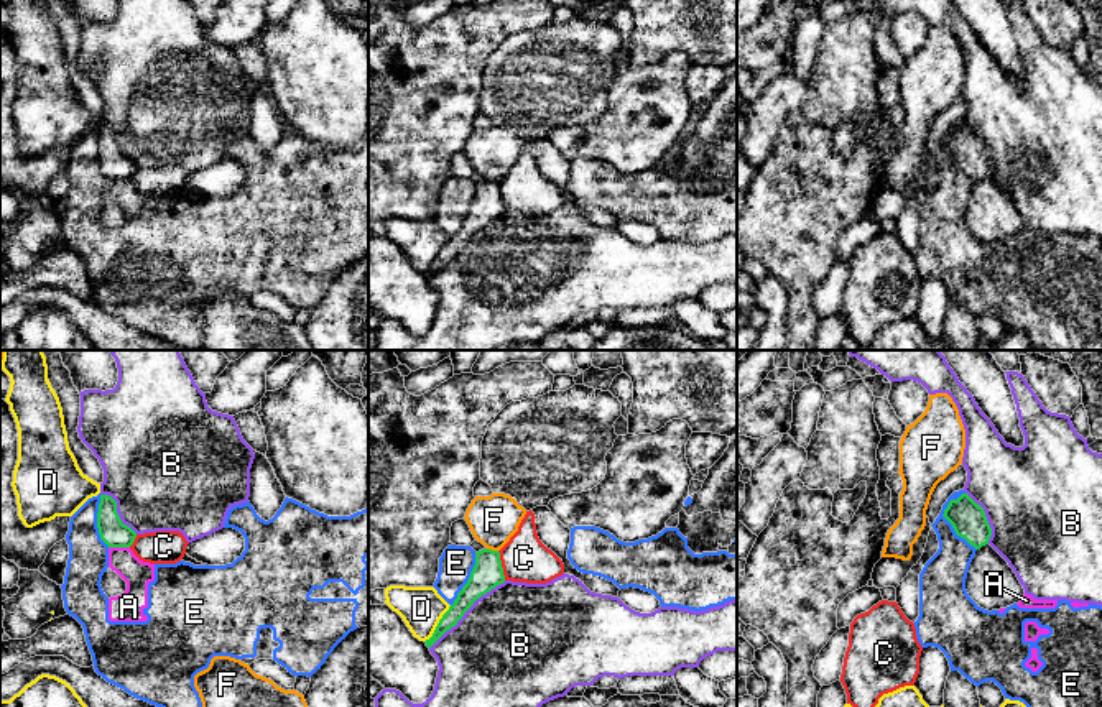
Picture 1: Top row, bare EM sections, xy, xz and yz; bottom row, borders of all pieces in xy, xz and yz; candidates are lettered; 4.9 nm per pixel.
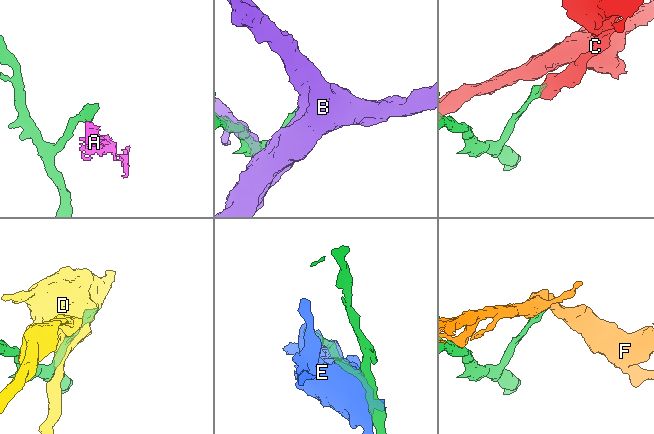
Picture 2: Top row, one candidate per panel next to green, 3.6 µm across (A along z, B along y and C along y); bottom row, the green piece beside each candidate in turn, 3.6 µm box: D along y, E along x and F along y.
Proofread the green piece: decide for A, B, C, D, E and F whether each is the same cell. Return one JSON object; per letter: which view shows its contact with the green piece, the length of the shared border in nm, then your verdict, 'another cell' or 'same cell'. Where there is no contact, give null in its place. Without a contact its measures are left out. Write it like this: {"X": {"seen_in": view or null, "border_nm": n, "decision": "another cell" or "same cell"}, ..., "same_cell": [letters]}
{"A": {"seen_in": "xy", "border_nm": 100, "decision": "another cell"}, "B": {"seen_in": "xz", "border_nm": 500, "decision": "another cell"}, "C": {"seen_in": "xz", "border_nm": 150, "decision": "another cell"}, "D": {"seen_in": "xz", "border_nm": 220, "decision": "another cell"}, "E": {"seen_in": "yz", "border_nm": 300, "decision": "another cell"}, "F": {"seen_in": "xz", "border_nm": 60, "decision": "another cell"}, "same_cell": []}

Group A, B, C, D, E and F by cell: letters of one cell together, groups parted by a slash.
A E / B / C / D / F

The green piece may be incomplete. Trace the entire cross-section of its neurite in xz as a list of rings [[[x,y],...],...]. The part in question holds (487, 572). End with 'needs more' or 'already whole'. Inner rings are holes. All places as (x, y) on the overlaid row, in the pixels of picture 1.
[[[482,549],[475,552],[475,566],[467,584],[457,594],[457,598],[439,620],[433,636],[426,640],[431,648],[447,630],[457,625],[464,613],[474,605],[477,598],[505,582],[500,552]]]; already whole

